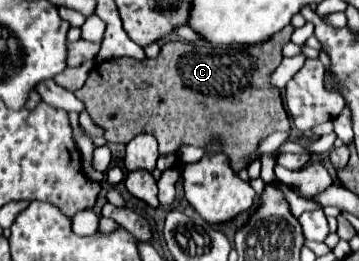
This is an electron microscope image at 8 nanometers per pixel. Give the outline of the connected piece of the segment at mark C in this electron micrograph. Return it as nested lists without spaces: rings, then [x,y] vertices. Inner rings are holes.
[[[293,25],[283,27],[269,41],[259,45],[243,47],[213,47],[213,45],[191,45],[185,41],[165,41],[157,59],[137,61],[133,57],[119,57],[103,61],[93,67],[87,83],[75,91],[75,95],[89,109],[91,119],[105,129],[109,143],[127,145],[135,135],[149,133],[159,141],[161,155],[177,153],[179,145],[189,143],[195,147],[221,149],[229,155],[231,167],[241,171],[247,167],[251,155],[259,149],[261,141],[273,131],[289,131],[289,119],[283,109],[281,91],[271,85],[271,75],[283,59],[283,45],[291,41]],[[219,137],[221,145],[211,145],[211,139]]]

